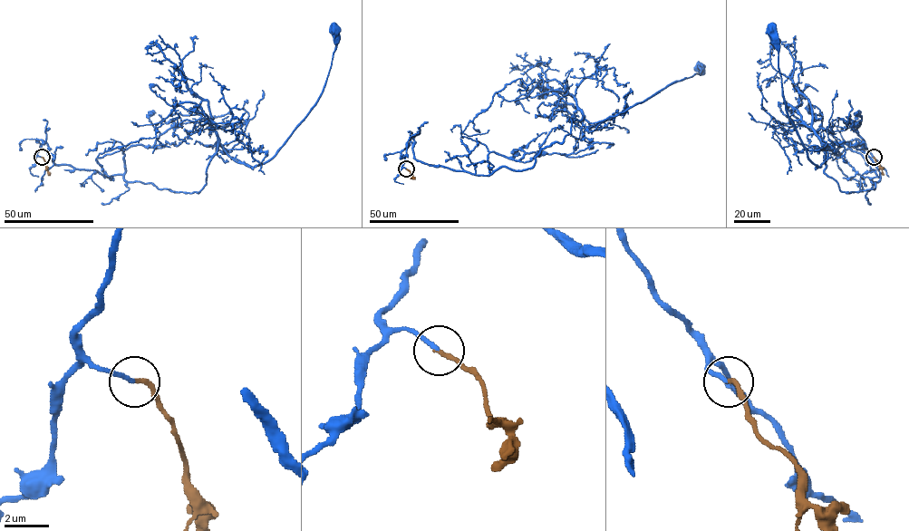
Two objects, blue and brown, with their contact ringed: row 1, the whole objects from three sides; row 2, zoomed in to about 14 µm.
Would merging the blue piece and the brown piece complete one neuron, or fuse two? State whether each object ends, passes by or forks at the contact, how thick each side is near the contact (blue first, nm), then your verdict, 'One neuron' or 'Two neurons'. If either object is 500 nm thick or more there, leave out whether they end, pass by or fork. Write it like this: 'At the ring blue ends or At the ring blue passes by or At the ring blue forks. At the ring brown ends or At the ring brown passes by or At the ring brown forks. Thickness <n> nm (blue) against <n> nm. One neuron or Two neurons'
At the ring blue ends. At the ring brown ends. Thickness 190 nm (blue) against 200 nm. One neuron

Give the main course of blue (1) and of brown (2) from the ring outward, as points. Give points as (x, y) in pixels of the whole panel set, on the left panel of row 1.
1: (42, 157), (36, 139), (56, 164), (198, 192), (219, 143), (250, 167), (274, 156), (322, 91), (334, 30)
2: (42, 157), (50, 175)

